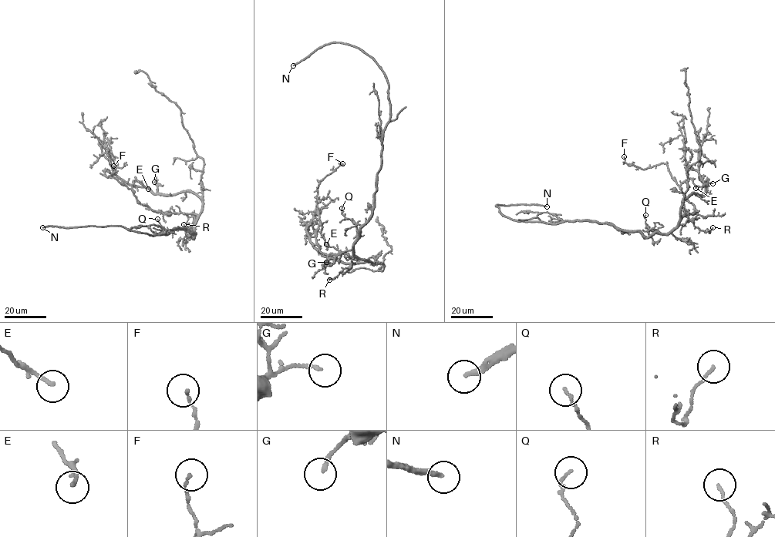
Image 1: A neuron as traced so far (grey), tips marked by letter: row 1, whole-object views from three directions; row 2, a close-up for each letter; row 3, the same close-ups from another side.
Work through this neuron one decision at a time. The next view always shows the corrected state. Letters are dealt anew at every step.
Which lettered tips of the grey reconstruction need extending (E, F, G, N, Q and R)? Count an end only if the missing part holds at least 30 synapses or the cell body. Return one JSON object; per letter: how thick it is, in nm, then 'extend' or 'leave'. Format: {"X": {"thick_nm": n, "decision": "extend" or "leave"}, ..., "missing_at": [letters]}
{"E": {"thick_nm": 160, "decision": "leave"}, "F": {"thick_nm": 110, "decision": "leave"}, "G": {"thick_nm": 150, "decision": "leave"}, "N": {"thick_nm": 220, "decision": "extend"}, "Q": {"thick_nm": 100, "decision": "leave"}, "R": {"thick_nm": 110, "decision": "leave"}, "missing_at": ["N"]}

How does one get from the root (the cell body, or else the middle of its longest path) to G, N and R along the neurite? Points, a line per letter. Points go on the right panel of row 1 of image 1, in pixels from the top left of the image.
G: (628, 230), (646, 236), (668, 233), (677, 225), (683, 201), (693, 193), (702, 196), (705, 186), (712, 183)
N: (628, 230), (590, 221), (563, 220), (555, 223), (512, 220), (503, 216), (496, 205), (539, 204), (547, 206)
R: (628, 230), (637, 230), (646, 236), (668, 233), (688, 219), (705, 232), (710, 233), (712, 227)

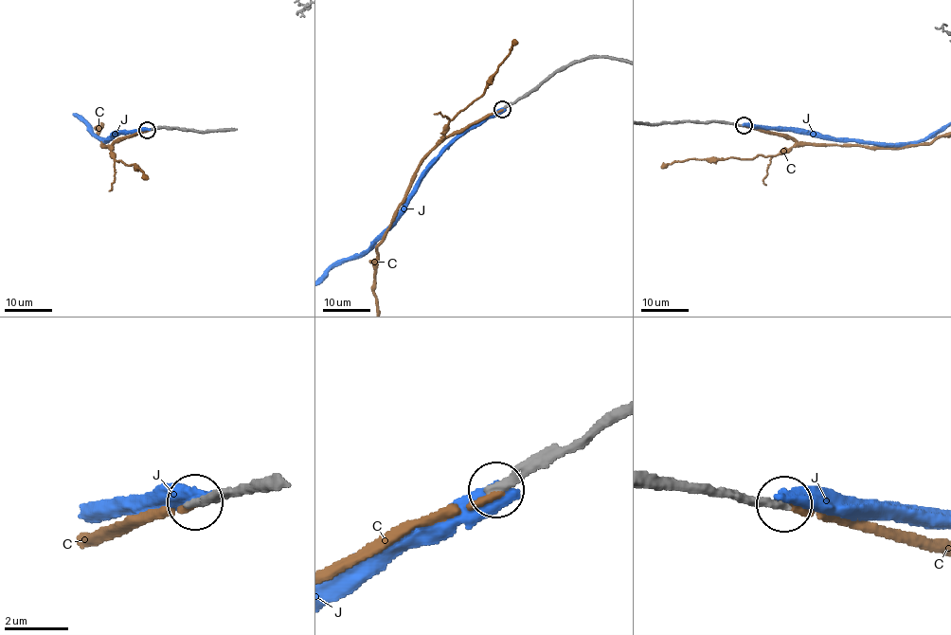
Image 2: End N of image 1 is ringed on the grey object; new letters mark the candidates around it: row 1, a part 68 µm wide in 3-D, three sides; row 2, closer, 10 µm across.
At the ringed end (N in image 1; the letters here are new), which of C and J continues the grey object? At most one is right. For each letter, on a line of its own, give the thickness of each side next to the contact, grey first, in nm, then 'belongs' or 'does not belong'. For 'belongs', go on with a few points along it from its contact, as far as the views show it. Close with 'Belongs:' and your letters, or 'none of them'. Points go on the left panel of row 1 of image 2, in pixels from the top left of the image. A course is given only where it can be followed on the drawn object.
C: 280/260 nm | belongs
J: 280/600 nm | does not belong
Belongs: C

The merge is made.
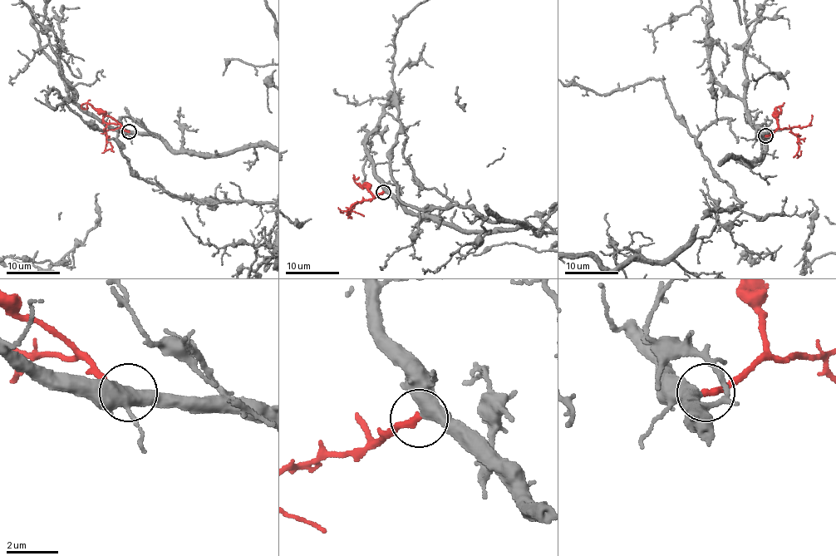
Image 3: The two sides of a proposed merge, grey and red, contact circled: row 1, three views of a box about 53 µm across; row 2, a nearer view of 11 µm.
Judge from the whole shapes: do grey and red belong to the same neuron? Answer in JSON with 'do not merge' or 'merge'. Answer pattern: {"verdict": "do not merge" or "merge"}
{"verdict": "merge"}

